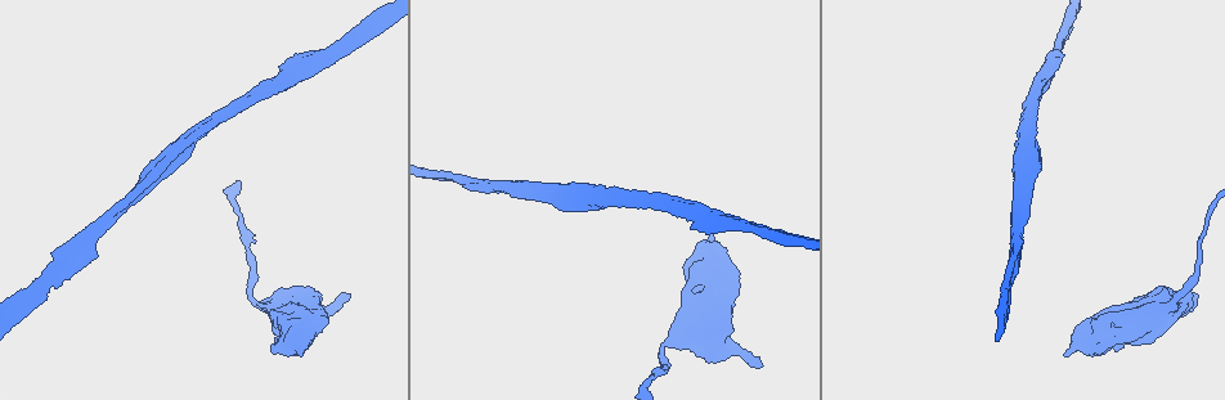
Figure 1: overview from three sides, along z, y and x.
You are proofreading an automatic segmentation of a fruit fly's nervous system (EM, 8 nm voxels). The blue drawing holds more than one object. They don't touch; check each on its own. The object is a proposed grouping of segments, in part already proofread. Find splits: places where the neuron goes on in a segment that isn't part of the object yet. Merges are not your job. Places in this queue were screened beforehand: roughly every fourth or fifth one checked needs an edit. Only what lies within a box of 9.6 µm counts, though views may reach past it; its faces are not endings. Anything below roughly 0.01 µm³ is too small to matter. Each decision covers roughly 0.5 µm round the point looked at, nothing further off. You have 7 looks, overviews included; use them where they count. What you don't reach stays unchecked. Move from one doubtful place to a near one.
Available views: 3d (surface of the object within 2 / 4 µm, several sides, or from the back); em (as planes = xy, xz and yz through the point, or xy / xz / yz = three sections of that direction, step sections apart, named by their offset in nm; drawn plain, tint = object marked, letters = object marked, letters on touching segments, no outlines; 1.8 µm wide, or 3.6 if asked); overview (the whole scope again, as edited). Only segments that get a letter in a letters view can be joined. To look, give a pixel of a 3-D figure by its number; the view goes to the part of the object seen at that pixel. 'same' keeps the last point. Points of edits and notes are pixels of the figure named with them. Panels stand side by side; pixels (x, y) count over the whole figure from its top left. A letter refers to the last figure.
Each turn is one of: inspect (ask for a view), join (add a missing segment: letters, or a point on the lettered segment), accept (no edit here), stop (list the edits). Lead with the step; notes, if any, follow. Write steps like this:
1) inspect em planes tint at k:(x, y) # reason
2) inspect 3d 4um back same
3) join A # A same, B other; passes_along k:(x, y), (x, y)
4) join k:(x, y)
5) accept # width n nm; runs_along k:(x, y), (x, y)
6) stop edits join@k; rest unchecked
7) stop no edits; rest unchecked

inspect em yz step 16 letters at 1:(301, 356) # free end

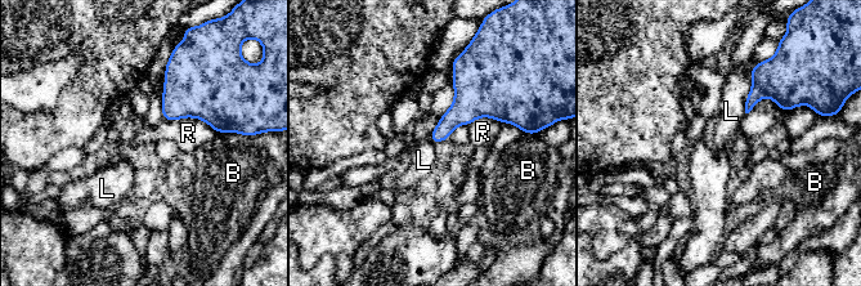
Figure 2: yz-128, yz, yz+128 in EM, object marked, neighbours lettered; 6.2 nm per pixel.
inspect em planes letters same # cut it another way

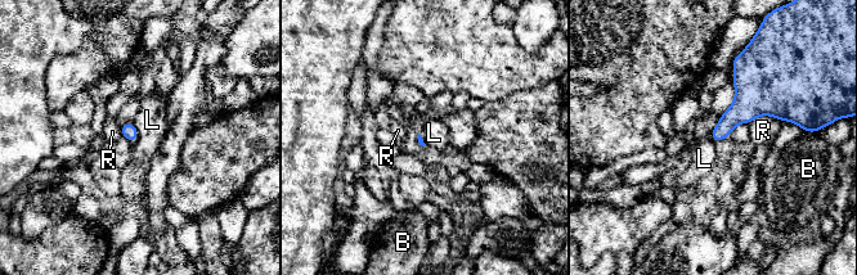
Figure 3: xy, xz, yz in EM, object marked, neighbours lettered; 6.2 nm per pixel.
accept # B other, L other, R other; none of them fits

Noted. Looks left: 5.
inspect 3d 4um at 1:(736, 289) # stops while still wide

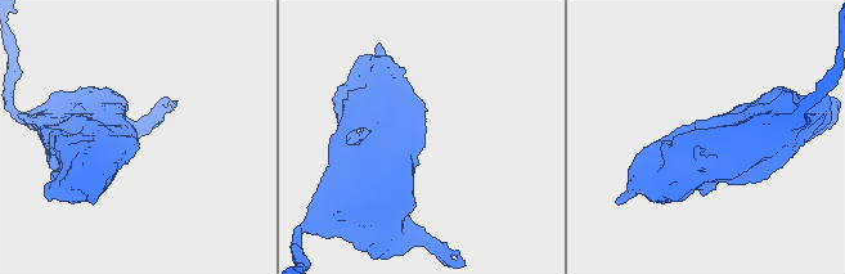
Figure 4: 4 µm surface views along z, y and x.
inspect em 3.6um yz step 16 tint at 4:(421, 134) # now the EM

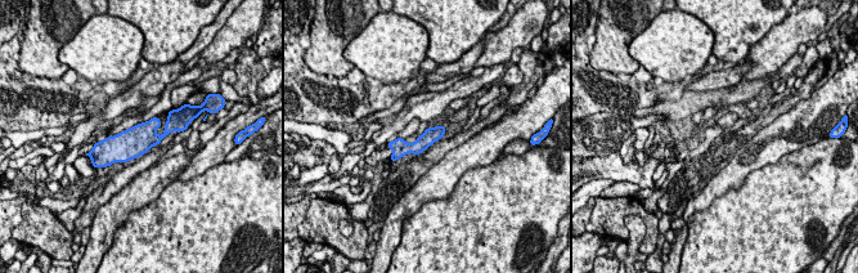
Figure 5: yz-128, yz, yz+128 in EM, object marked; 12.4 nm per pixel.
inspect em 3.6um xy step 8 letters same # cut it another way

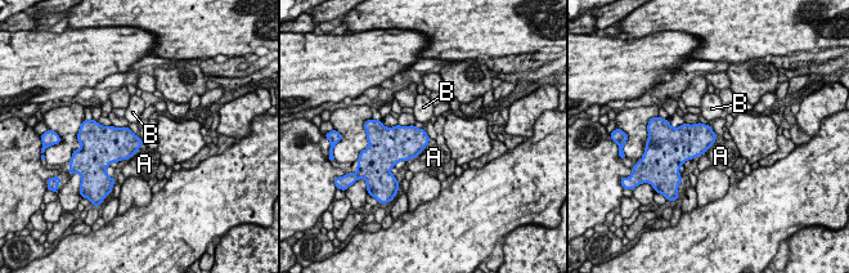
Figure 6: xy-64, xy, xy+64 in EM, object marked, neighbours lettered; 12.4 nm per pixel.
accept # A other, B other; none of them fits

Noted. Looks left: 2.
inspect em planes letters at 1:(98, 256)

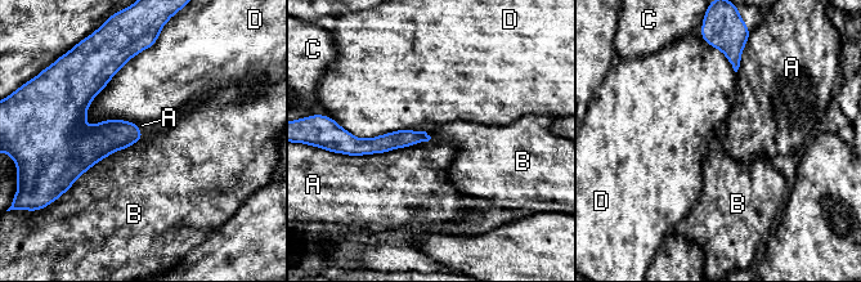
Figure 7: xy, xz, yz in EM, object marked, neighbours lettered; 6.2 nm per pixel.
accept # longest_contact D 750 nm; A other, B other, C other, D other; border 7:(399, 148), (361, 155), (344, 153); none of them fits

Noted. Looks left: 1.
stop no edits; rest unchecked

